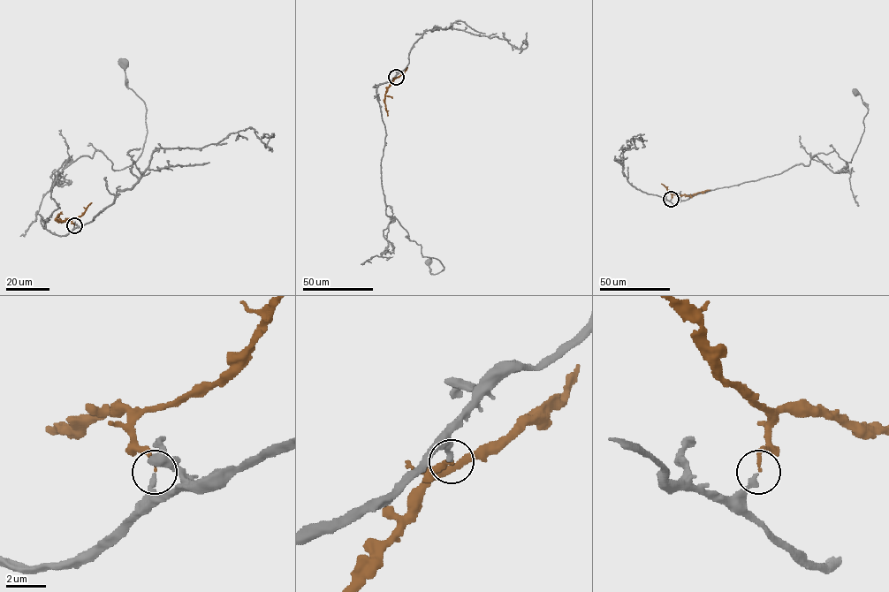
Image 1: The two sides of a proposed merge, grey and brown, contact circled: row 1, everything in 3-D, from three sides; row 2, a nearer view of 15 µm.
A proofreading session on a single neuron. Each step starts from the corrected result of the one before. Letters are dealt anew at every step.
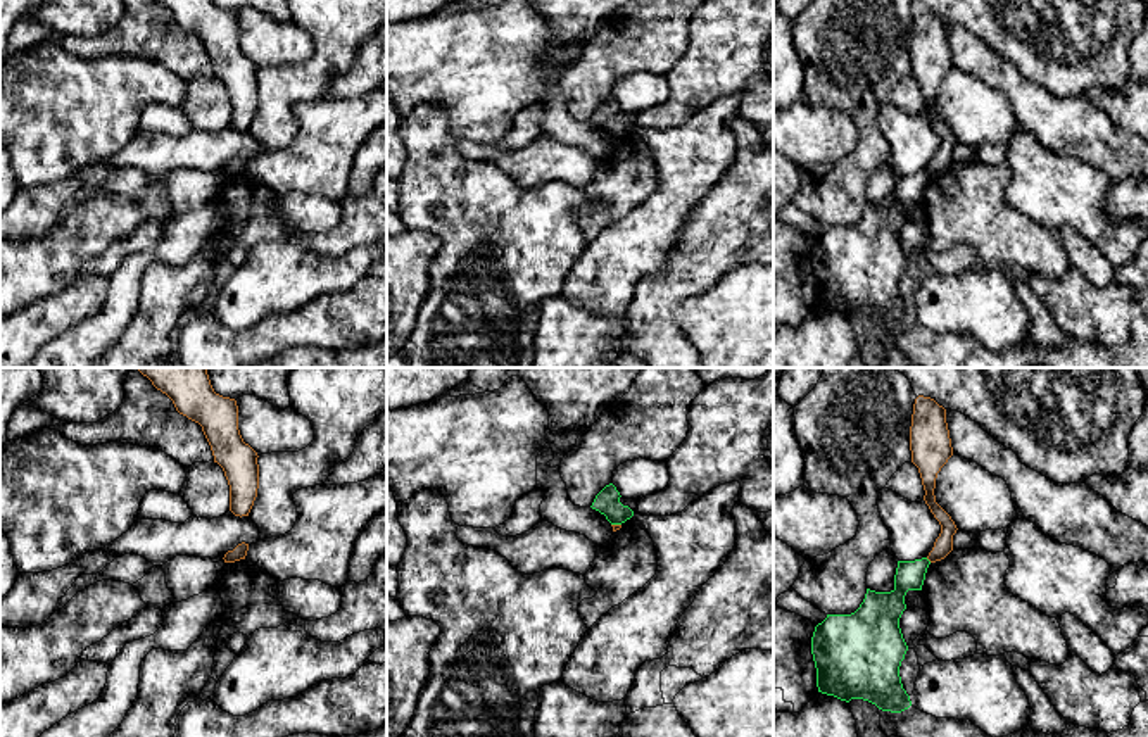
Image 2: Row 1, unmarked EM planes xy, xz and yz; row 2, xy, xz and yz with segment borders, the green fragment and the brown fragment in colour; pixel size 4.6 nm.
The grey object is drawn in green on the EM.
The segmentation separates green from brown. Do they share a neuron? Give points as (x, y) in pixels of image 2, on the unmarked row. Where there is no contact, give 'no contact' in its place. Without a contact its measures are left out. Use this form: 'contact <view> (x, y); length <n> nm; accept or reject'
contact yz (927, 173); length 40 nm; reject

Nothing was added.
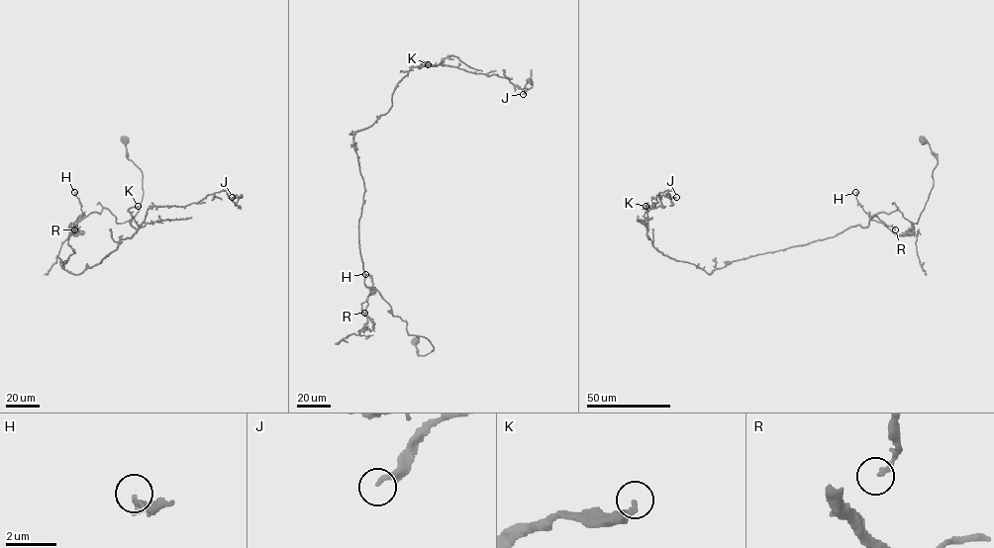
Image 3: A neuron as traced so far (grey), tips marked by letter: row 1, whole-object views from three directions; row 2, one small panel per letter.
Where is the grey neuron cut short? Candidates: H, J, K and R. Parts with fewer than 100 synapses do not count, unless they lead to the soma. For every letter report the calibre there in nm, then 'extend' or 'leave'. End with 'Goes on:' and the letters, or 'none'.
H: 100 nm | leave
J: 220 nm | leave
K: 320 nm | leave
R: 150 nm | leave
Goes on: none

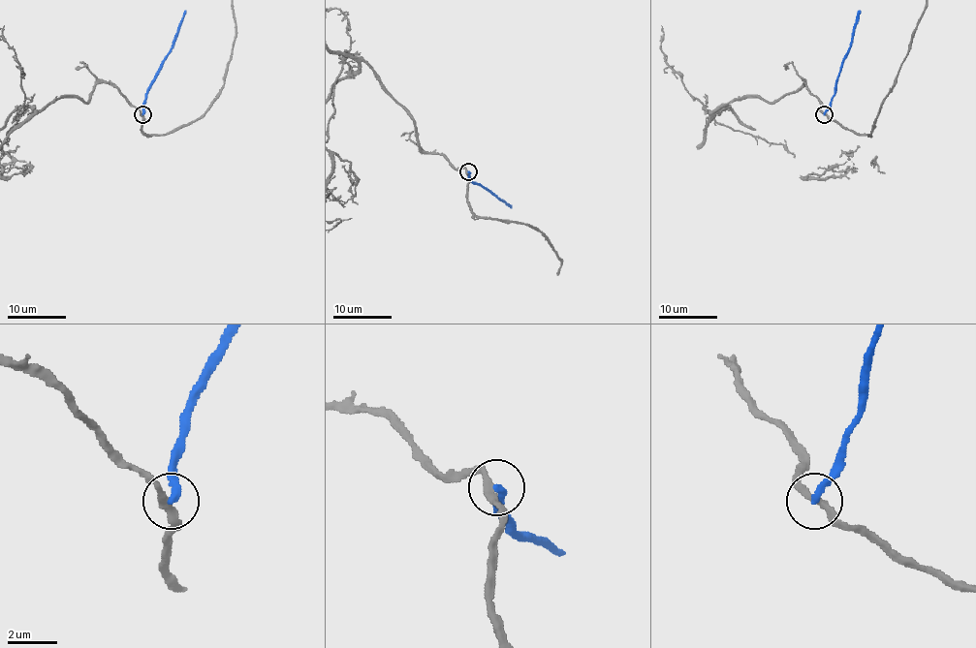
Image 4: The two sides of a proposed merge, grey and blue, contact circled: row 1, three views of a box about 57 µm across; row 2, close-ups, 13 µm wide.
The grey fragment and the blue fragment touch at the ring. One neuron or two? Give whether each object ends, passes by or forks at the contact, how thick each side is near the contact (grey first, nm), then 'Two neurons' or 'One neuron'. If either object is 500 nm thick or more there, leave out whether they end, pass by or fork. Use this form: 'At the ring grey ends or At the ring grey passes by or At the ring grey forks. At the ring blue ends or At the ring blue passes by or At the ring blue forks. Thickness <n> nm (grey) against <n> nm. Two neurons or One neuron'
At the ring grey passes by. At the ring blue ends. Thickness 280 nm (grey) against 280 nm. Two neurons

